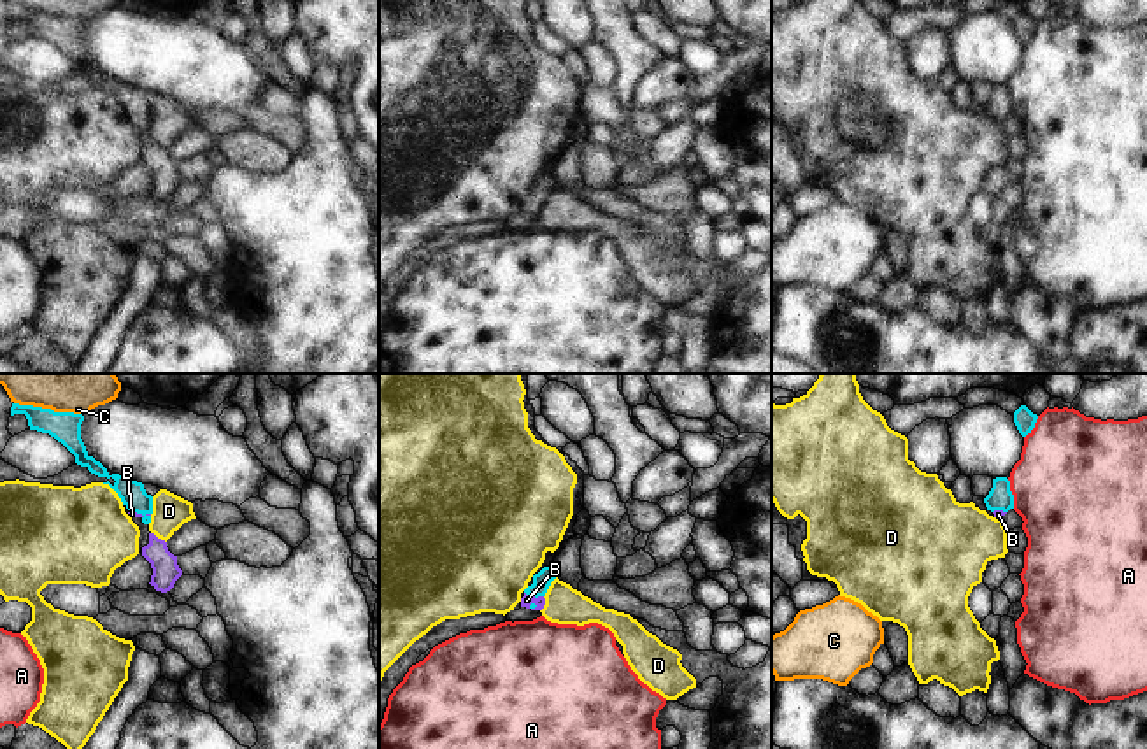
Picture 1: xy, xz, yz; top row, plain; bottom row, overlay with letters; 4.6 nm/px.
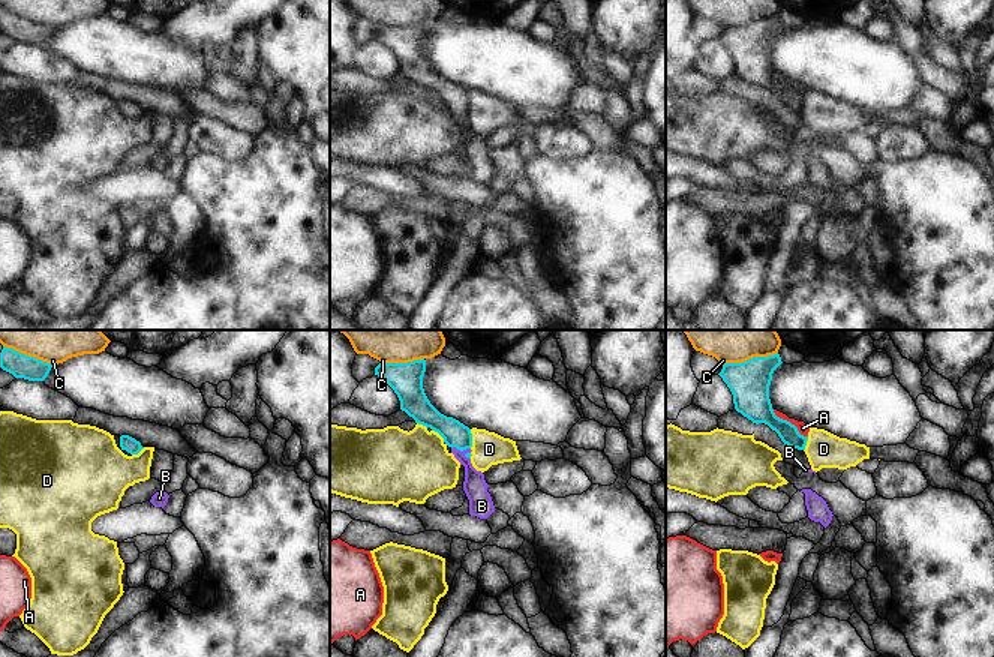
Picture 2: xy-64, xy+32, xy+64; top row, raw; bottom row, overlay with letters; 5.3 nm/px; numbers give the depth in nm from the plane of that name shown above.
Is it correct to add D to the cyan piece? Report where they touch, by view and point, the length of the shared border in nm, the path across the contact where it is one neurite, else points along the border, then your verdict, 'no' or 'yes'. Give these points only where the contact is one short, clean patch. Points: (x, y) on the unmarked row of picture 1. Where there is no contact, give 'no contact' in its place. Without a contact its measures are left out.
contact xy (151, 118); length 130 nm; border xy (153, 104), (153, 120), (148, 130); no

